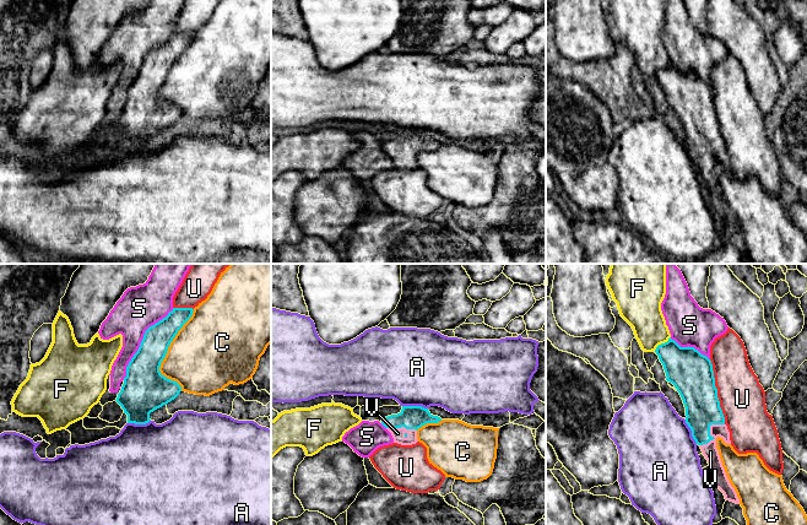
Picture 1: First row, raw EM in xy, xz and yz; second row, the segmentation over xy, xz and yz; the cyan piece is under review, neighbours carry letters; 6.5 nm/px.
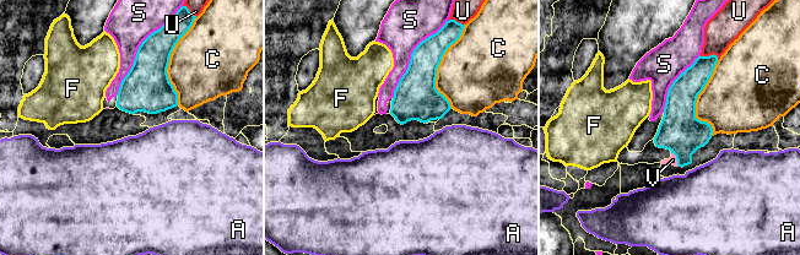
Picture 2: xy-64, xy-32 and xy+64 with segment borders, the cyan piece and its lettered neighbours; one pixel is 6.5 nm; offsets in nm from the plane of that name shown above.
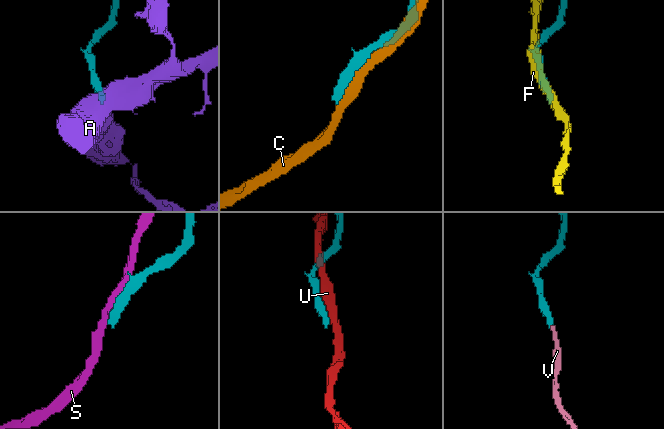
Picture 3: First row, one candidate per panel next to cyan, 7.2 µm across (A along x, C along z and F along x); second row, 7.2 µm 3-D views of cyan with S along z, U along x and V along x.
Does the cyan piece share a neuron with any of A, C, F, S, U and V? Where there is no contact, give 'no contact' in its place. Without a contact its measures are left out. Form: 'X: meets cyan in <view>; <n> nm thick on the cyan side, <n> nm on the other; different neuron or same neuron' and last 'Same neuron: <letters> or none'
A: meets cyan in xz; 160 nm thick on the cyan side, 500 nm on the other; different neuron
C: meets cyan in xy; 260 nm thick on the cyan side, 480 nm on the other; different neuron
F: meets cyan in yz; 280 nm thick on the cyan side, 240 nm on the other; different neuron
S: meets cyan in xy; 240 nm thick on the cyan side, 280 nm on the other; different neuron
U: meets cyan in yz; 280 nm thick on the cyan side, 300 nm on the other; different neuron
V: meets cyan in yz; 240 nm thick on the cyan side, 100 nm on the other; same neuron
Same neuron: V

